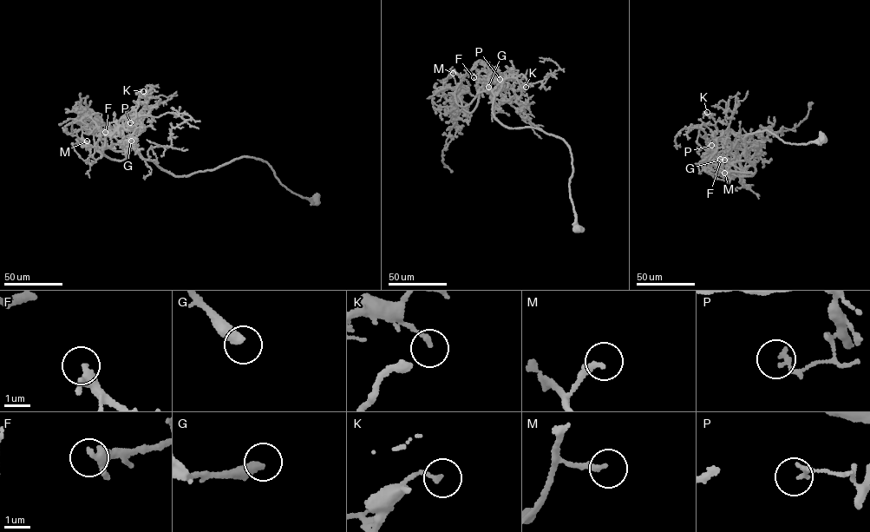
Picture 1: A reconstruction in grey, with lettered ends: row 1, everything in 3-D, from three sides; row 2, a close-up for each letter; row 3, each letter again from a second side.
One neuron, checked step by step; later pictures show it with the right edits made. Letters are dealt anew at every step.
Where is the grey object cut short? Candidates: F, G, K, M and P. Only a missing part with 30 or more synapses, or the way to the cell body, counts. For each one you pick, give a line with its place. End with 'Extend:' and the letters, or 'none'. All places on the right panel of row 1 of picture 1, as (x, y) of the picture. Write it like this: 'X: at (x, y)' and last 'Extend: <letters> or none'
G: at (724, 160)
M: at (724, 173)
Extend: G, M

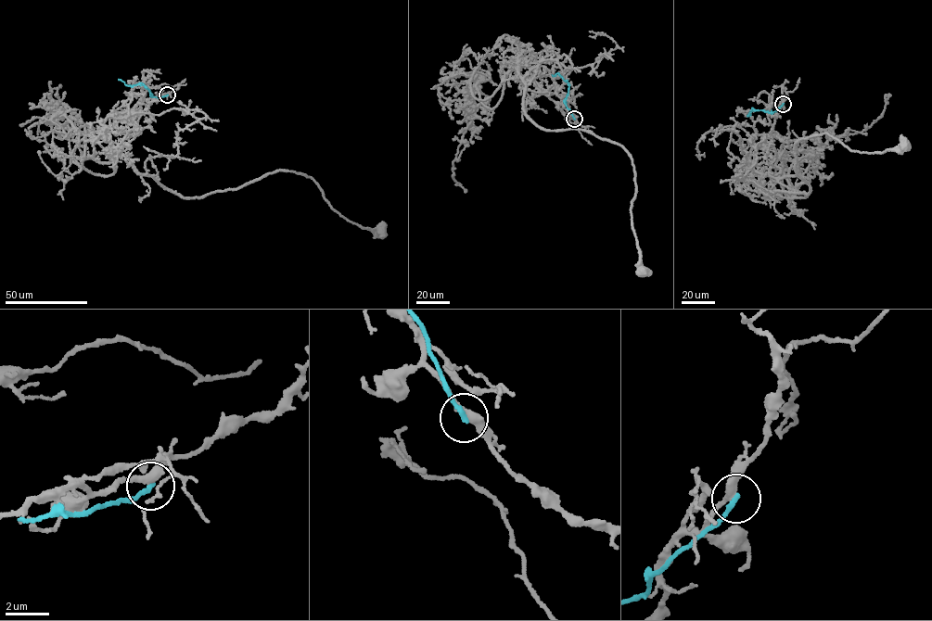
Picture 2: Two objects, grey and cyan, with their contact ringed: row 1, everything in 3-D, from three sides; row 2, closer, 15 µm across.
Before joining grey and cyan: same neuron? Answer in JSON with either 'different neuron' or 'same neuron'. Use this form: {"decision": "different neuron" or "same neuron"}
{"decision": "different neuron"}

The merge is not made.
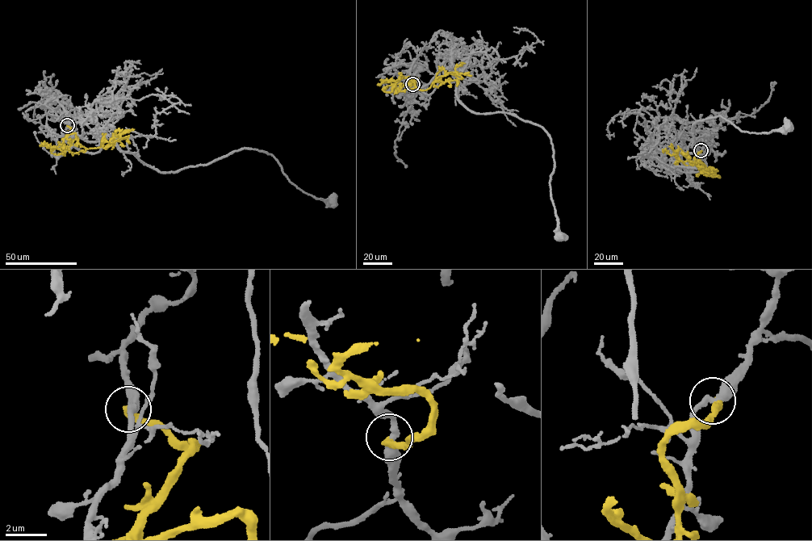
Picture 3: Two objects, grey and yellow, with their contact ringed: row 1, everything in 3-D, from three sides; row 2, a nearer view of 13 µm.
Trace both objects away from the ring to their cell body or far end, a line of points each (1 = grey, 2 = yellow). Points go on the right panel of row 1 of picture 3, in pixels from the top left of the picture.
1: (701, 150), (701, 172), (667, 153), (663, 164), (705, 168), (692, 149), (701, 120), (788, 126)
2: (701, 150), (698, 160), (693, 158), (703, 167), (697, 161), (675, 162), (680, 161), (670, 144)

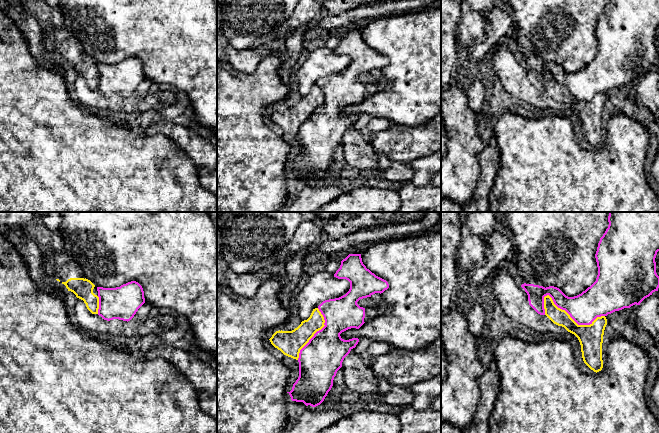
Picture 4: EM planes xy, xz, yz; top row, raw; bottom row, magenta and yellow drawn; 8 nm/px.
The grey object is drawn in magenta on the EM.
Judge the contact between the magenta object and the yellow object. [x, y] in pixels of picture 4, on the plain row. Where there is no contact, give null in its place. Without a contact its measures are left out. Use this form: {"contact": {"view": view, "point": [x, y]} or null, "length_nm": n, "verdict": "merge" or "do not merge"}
{"contact": {"view": "yz", "point": [573, 95]}, "length_nm": 500, "verdict": "do not merge"}

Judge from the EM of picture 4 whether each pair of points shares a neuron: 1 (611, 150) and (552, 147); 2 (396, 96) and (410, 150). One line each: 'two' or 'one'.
1: one
2: two

